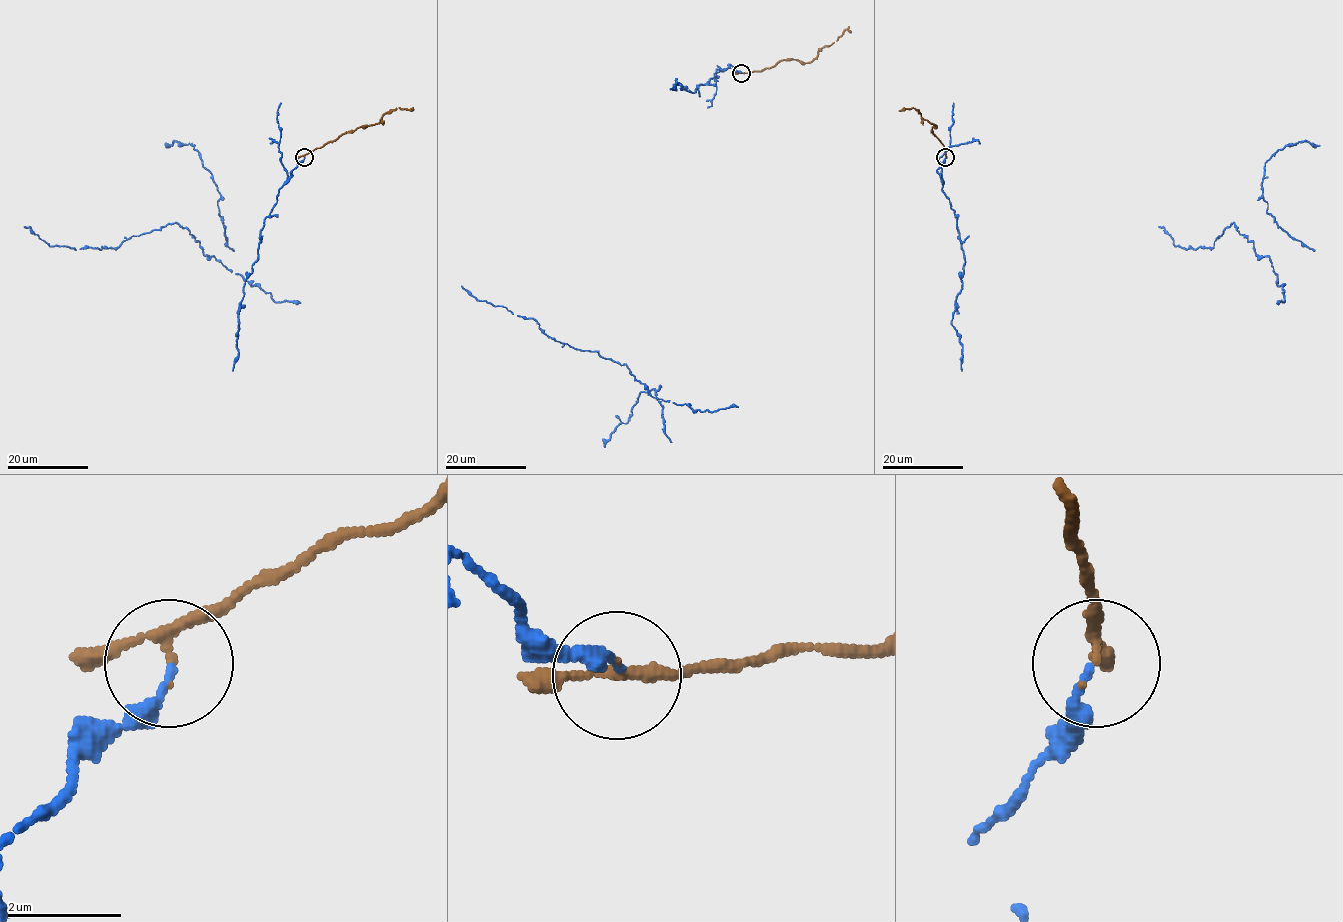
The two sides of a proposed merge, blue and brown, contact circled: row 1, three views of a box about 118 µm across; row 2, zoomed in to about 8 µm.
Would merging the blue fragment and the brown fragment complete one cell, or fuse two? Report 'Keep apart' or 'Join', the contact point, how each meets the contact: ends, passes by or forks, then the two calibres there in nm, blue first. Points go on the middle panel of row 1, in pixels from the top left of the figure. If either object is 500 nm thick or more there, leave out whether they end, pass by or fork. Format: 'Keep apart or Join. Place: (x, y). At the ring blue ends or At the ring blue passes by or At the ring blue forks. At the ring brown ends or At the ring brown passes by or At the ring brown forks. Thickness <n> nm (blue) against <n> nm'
Join. Place: (741, 73). At the ring blue ends. At the ring brown passes by. Thickness 140 nm (blue) against 150 nm

